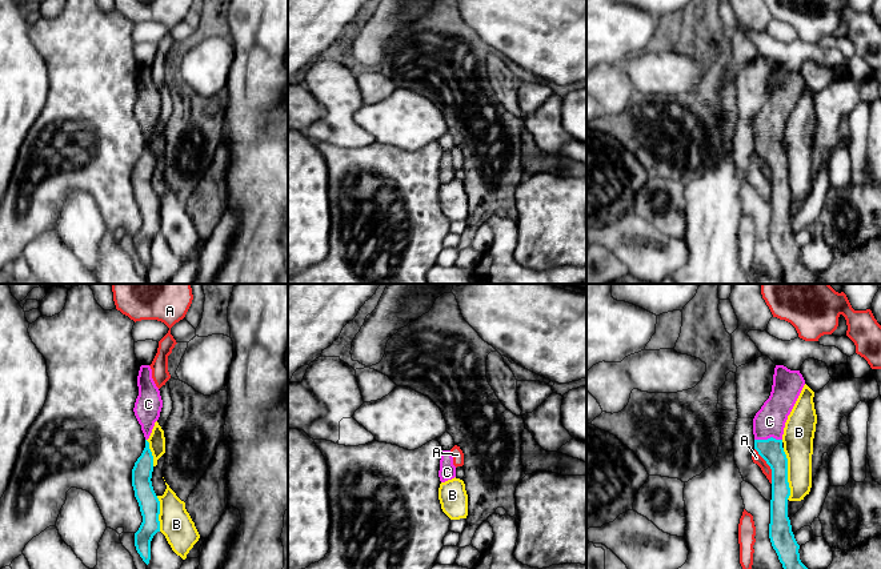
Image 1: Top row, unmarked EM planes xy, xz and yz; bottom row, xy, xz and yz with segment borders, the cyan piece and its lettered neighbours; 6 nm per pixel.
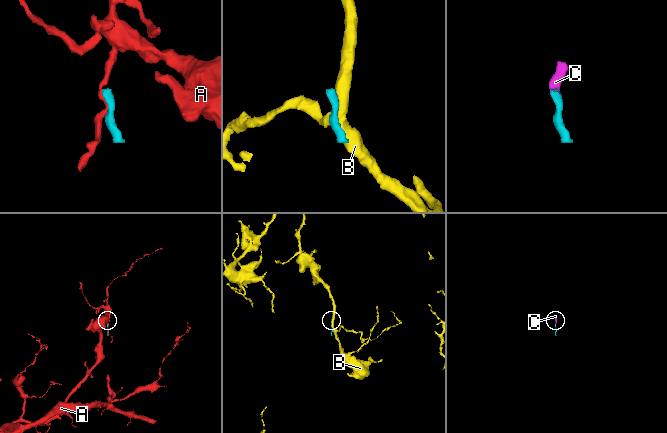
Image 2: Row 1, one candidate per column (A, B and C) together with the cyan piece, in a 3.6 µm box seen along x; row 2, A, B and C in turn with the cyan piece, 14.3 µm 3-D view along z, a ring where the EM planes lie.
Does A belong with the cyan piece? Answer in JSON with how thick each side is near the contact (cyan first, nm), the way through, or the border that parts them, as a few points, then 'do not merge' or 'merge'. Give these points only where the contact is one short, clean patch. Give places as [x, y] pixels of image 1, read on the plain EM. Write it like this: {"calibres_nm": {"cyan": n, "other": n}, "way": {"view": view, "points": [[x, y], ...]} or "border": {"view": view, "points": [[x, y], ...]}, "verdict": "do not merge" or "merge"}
{"calibres_nm": {"cyan": 140, "other": 60}, "border": {"view": "yz", "points": [[755, 149], [769, 168], [772, 184]]}, "verdict": "do not merge"}

